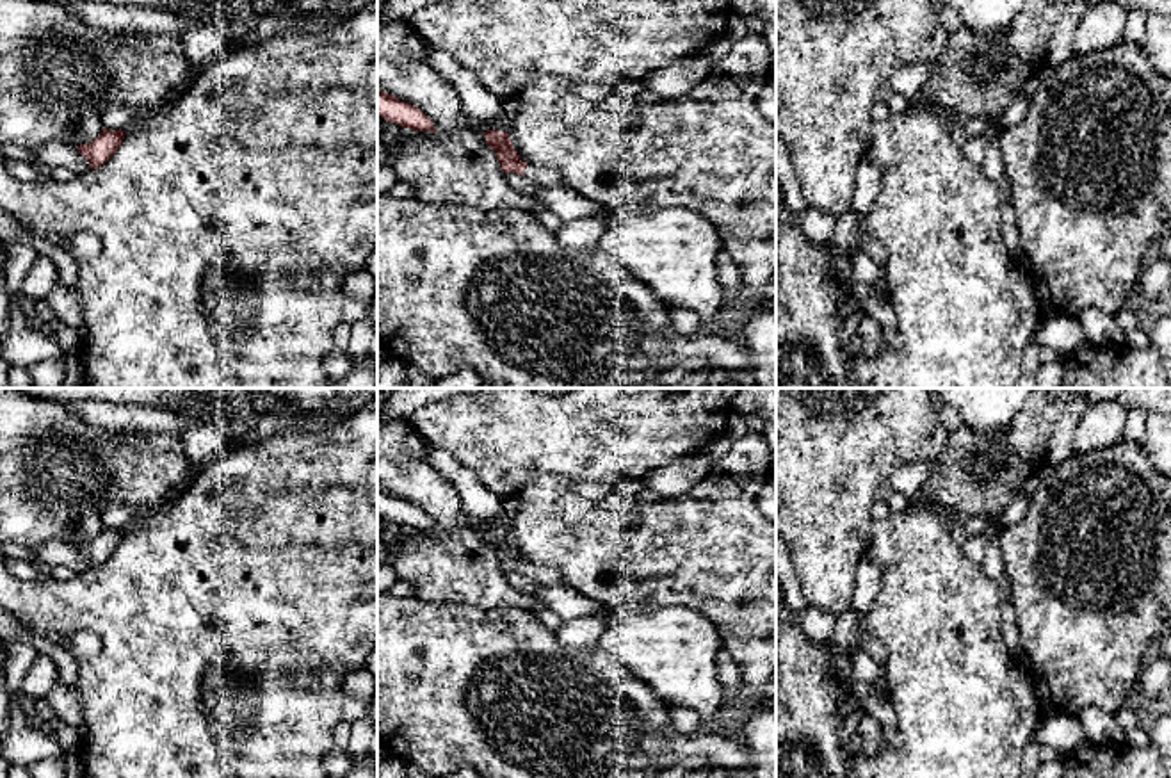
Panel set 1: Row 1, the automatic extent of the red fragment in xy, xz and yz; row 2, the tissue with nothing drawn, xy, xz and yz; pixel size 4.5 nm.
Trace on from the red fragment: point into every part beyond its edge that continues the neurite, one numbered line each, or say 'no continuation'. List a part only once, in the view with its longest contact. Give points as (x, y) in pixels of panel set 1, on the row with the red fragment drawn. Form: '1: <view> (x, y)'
1: xz (541, 175)

